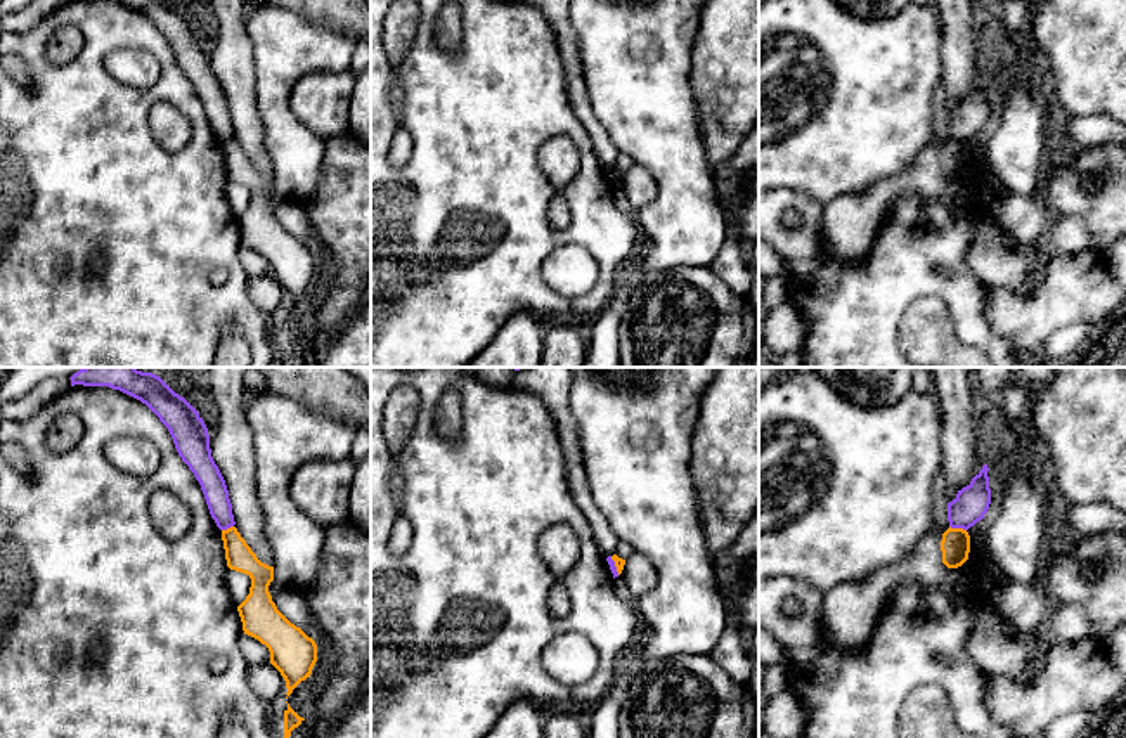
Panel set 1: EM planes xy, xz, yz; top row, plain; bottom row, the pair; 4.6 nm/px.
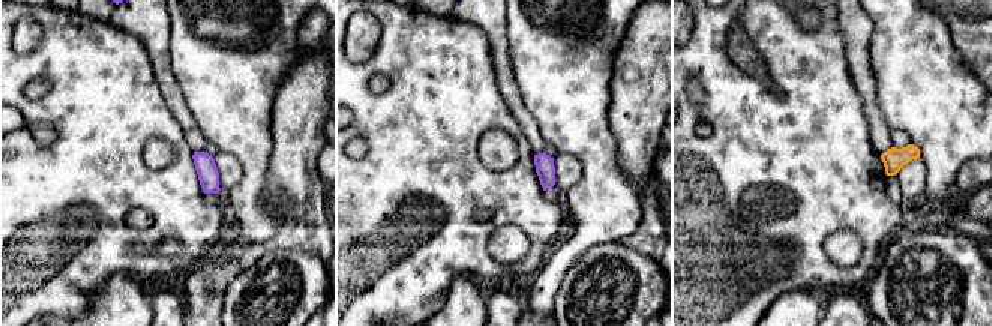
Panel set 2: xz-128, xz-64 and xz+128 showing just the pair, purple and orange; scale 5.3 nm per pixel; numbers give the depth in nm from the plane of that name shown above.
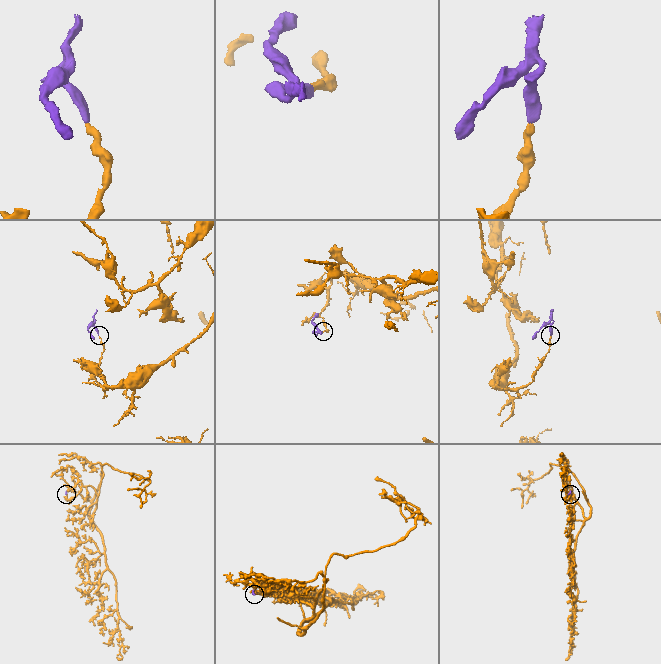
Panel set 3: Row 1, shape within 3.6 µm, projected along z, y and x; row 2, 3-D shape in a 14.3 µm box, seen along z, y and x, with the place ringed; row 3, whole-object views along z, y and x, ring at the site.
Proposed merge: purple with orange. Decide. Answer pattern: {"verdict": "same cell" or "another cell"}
{"verdict": "another cell"}

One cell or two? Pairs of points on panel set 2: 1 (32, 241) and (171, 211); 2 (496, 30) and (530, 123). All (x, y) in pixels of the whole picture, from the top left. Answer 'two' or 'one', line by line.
1: one
2: one

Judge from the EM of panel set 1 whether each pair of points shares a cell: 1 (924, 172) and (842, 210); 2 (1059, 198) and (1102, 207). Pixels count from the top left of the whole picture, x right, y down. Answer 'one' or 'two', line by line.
1: one
2: one

